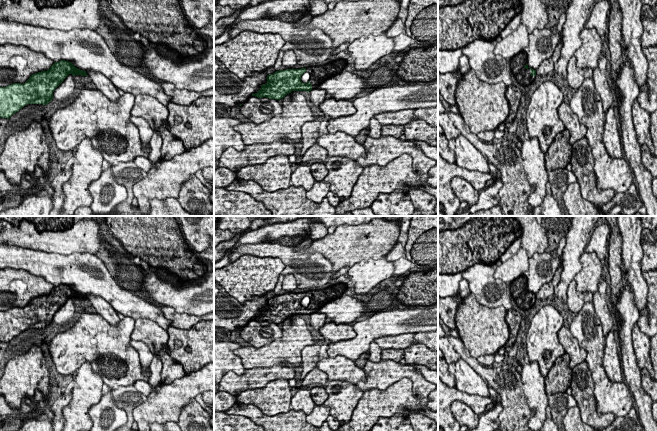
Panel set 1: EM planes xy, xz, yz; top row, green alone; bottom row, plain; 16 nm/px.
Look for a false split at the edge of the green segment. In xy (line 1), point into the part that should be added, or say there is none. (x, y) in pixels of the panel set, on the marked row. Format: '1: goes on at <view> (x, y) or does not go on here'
1: does not go on here

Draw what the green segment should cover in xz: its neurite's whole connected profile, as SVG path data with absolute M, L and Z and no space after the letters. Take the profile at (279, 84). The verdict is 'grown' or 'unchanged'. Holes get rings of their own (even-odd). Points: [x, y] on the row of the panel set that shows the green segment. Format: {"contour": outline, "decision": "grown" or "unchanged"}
{"contour": "M334 55L323 62L306 65L305 68L276 71L267 75L267 83L261 85L260 90L252 96L280 100L292 91L309 92L318 88L326 79L343 72L347 66L347 59L338 59ZM305 72L310 74L307 83L301 81L301 76Z", "decision": "grown"}

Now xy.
{"contour": "M55 62L47 71L30 76L23 84L14 83L0 87L0 117L9 119L27 104L47 105L53 99L54 90L69 75L88 76L71 62Z", "decision": "unchanged"}

